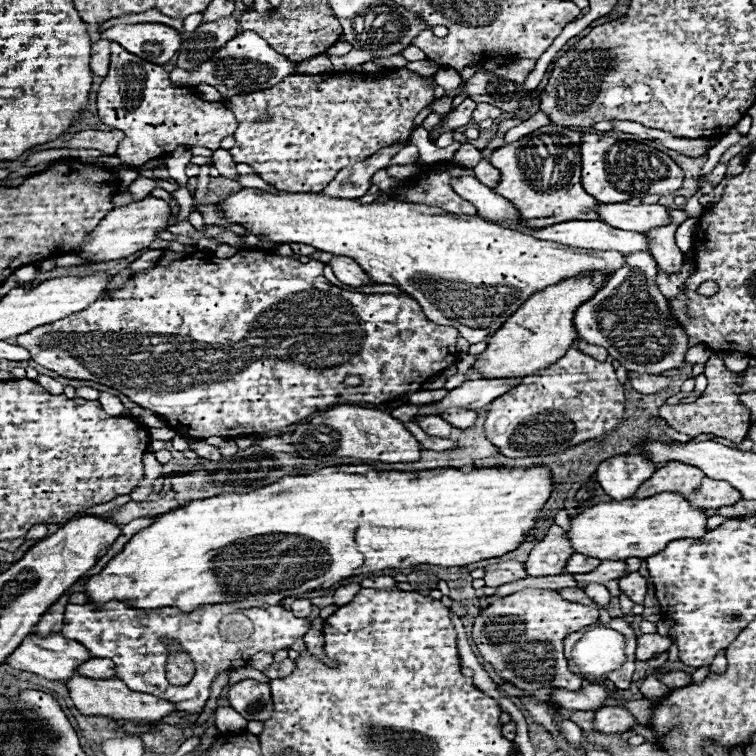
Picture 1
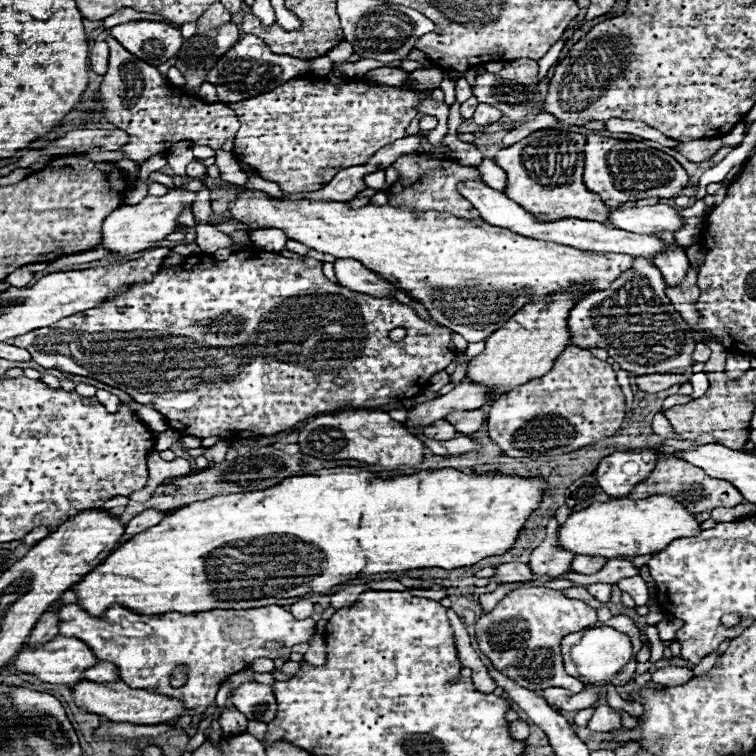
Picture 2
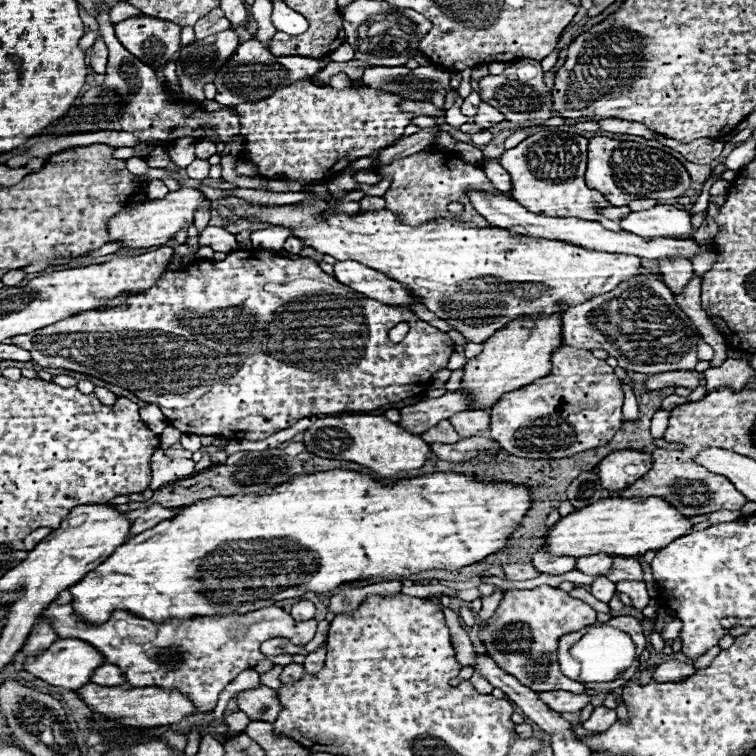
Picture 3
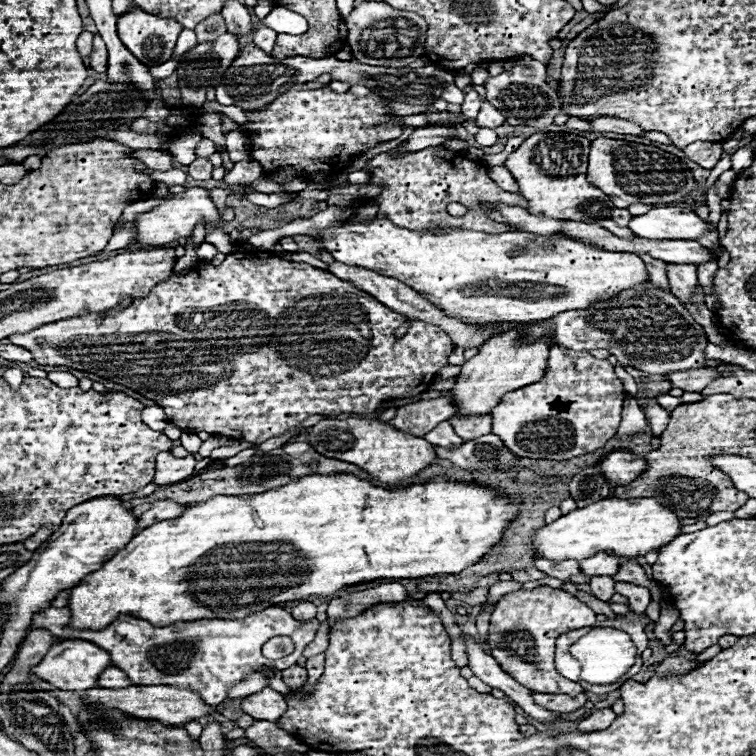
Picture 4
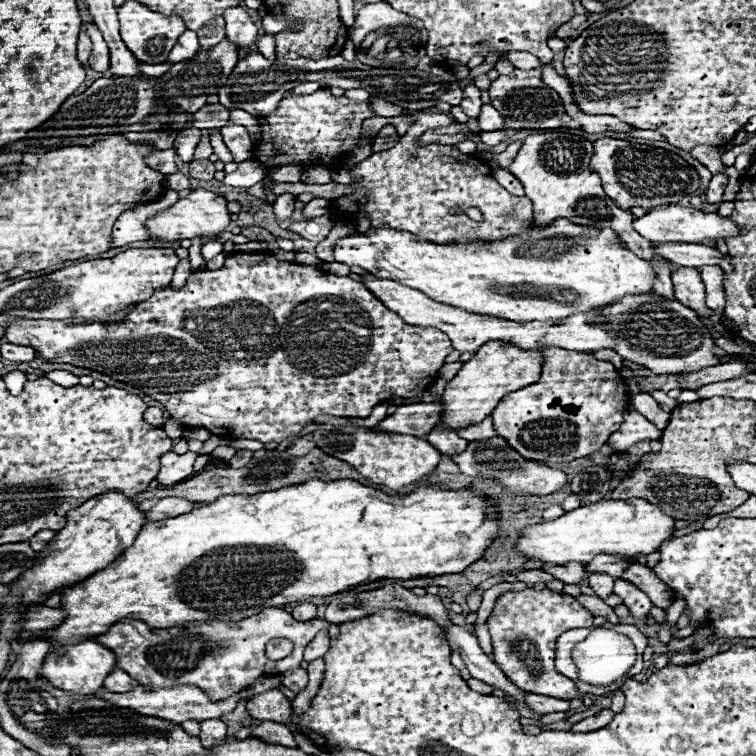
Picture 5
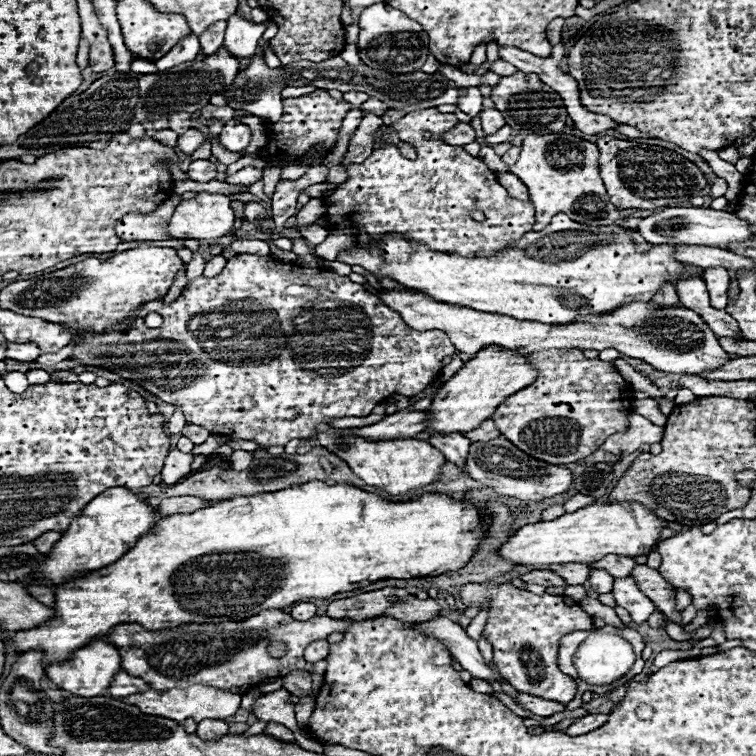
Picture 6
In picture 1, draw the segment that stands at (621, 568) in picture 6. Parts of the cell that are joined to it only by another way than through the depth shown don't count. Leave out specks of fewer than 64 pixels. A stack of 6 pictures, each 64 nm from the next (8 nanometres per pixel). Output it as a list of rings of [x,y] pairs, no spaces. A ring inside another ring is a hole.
[[[574,552],[574,554],[568,558],[564,572],[568,572],[568,574],[582,574],[582,572],[590,572],[590,570],[596,568],[598,564],[600,564],[598,558],[590,558],[590,556],[584,556],[584,554]]]

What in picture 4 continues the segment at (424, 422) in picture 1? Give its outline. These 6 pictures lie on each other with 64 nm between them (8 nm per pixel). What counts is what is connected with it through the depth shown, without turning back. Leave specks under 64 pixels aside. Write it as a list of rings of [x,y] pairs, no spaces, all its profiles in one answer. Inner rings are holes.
[[[448,420],[442,422],[442,424],[438,424],[434,430],[430,430],[424,438],[430,444],[434,444],[434,446],[444,446],[444,448],[456,448],[456,446],[460,446],[464,442],[462,438],[456,436],[456,432],[452,430],[452,426],[450,426]]]

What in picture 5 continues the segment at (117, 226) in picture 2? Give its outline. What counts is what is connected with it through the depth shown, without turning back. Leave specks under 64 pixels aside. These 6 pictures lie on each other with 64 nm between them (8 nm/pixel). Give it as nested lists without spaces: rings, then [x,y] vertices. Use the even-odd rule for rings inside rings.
[[[196,188],[186,198],[178,198],[170,208],[148,218],[146,230],[150,234],[150,240],[154,242],[174,242],[174,240],[184,240],[184,238],[190,240],[196,236],[214,238],[220,232],[224,232],[228,224],[230,224],[230,212],[226,210],[226,200],[210,190]]]

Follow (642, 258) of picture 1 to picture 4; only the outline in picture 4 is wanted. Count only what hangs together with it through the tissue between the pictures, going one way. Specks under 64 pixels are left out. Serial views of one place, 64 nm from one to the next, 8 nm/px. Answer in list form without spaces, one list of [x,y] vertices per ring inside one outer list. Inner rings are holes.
[[[652,282],[622,290],[618,296],[594,302],[584,310],[562,312],[554,316],[554,320],[520,326],[520,332],[526,340],[550,334],[554,344],[572,350],[604,348],[618,358],[620,366],[632,366],[636,370],[660,376],[686,368],[702,368],[704,346],[708,344],[702,326],[694,322],[682,302]]]

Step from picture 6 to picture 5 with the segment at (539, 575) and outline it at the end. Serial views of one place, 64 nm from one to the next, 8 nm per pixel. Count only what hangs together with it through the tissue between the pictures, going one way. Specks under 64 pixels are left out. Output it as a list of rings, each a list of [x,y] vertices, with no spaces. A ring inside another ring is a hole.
[[[524,570],[524,572],[518,572],[516,578],[526,584],[546,584],[548,580],[554,580],[554,576],[542,572],[542,570]]]

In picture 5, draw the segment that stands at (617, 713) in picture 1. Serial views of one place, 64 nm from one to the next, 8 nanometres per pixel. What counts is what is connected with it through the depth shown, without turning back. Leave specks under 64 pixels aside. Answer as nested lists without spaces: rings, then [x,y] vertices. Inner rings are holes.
[[[602,710],[590,718],[584,718],[580,720],[578,724],[572,726],[572,732],[592,732],[592,730],[600,730],[600,728],[606,728],[606,724],[610,724],[614,718],[614,712],[612,710]]]

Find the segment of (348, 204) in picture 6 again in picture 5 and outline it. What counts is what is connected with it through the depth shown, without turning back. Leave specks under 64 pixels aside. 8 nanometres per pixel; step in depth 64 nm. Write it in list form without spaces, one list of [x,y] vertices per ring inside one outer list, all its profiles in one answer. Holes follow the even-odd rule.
[[[432,110],[414,112],[416,122],[408,128],[408,132],[400,138],[400,142],[384,152],[368,156],[360,162],[350,174],[354,178],[360,176],[360,182],[352,184],[356,194],[342,196],[334,200],[332,212],[340,216],[340,212],[366,214],[372,220],[372,226],[390,226],[398,230],[408,230],[416,236],[428,238],[436,244],[454,244],[468,242],[468,236],[474,234],[478,240],[500,240],[502,236],[520,234],[530,228],[532,220],[532,204],[526,196],[514,196],[506,192],[492,176],[484,162],[462,154],[452,146],[442,144],[426,144],[416,146],[414,140],[426,128],[440,128],[452,124],[454,120],[444,114],[436,114]],[[456,206],[460,210],[478,208],[482,212],[482,220],[470,220],[466,214],[450,214],[450,208]]]

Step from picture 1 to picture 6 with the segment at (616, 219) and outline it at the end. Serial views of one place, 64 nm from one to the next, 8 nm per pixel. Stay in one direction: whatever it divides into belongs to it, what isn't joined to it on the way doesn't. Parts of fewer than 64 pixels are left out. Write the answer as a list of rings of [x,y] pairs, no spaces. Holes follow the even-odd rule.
[[[670,206],[660,212],[654,212],[640,220],[636,228],[650,244],[696,244],[696,246],[722,246],[730,242],[742,242],[752,236],[746,220],[740,220],[732,212],[710,210],[710,208],[682,208]]]

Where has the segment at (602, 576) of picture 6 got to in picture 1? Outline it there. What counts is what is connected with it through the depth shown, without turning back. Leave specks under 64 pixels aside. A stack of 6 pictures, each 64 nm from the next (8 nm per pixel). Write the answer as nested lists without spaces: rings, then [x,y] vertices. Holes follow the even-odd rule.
[[[588,584],[588,586],[584,588],[584,592],[586,592],[586,596],[592,598],[598,606],[608,606],[608,602],[610,602],[610,592],[608,592],[606,586],[602,586],[602,584]]]

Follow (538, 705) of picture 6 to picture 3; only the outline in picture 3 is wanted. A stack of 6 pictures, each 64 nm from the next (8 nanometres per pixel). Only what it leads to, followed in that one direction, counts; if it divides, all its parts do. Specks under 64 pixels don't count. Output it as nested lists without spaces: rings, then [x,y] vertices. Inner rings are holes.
[[[562,690],[540,692],[538,696],[542,702],[546,702],[552,710],[556,710],[560,714],[562,712],[578,712],[592,700],[592,696],[588,696],[588,694],[572,694],[572,692],[562,692]]]

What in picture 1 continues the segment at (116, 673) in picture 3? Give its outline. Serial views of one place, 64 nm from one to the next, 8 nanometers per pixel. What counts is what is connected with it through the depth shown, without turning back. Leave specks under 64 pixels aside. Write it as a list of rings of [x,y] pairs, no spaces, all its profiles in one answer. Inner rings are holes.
[[[94,658],[86,660],[86,664],[82,662],[76,668],[76,674],[88,676],[88,678],[112,678],[112,676],[116,676],[112,660],[94,660]]]

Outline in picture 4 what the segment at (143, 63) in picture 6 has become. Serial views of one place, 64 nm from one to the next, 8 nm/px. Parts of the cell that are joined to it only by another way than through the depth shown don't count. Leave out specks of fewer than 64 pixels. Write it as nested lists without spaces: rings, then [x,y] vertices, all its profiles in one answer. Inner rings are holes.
[[[168,60],[166,64],[162,64],[162,66],[158,66],[158,68],[150,68],[150,74],[160,80],[160,78],[168,78],[174,70],[176,70],[176,62],[174,62],[174,60]]]

